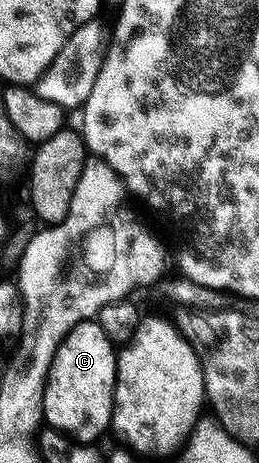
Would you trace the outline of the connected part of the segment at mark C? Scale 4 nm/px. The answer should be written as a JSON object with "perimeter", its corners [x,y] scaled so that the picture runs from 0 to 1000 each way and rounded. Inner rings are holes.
{"perimeter":[[[363,689],[301,698],[239,732],[170,829],[170,909],[205,927],[328,957],[367,955],[432,916],[456,762]]]}

